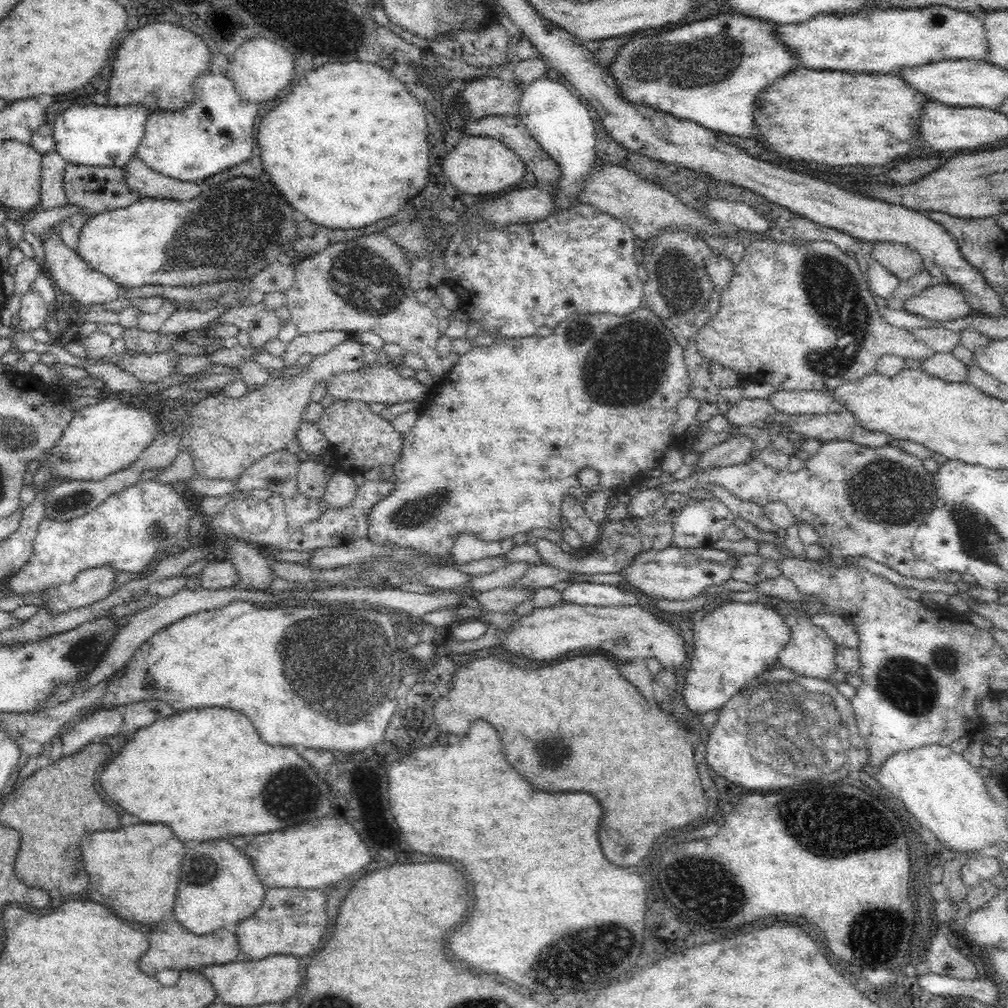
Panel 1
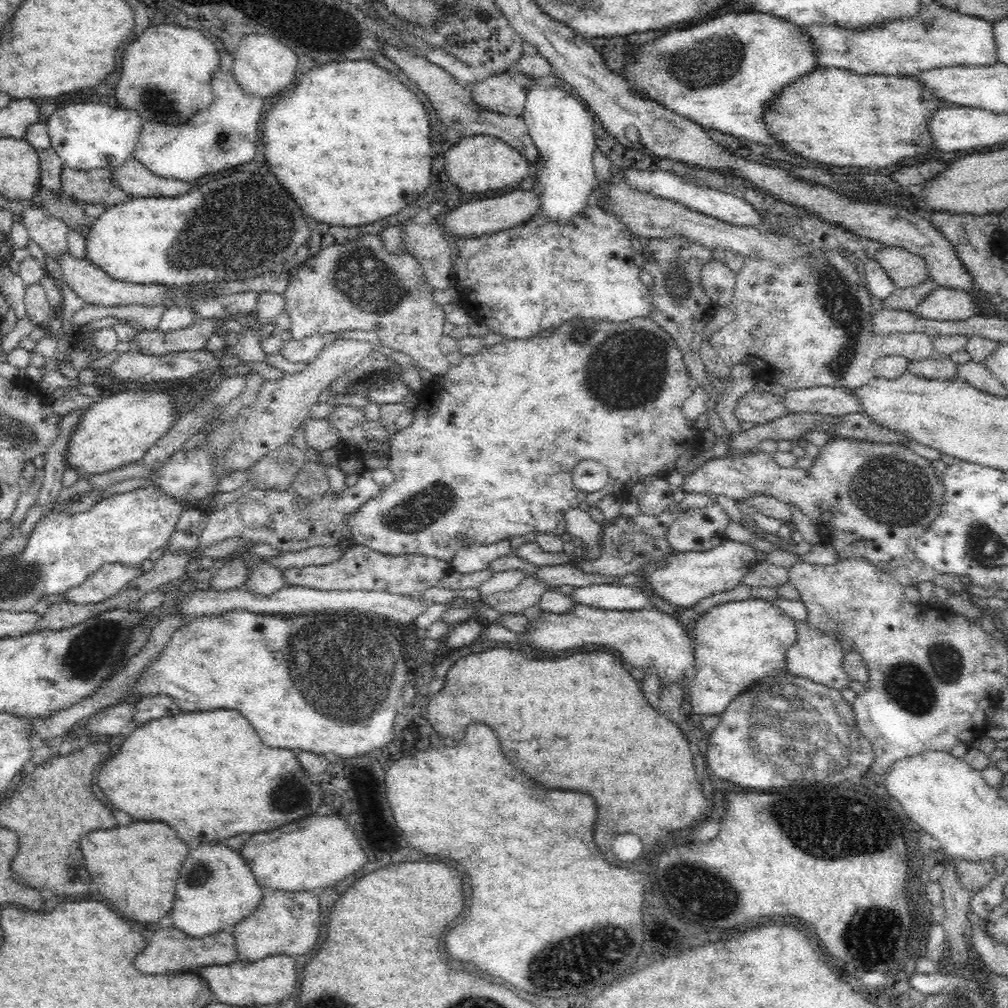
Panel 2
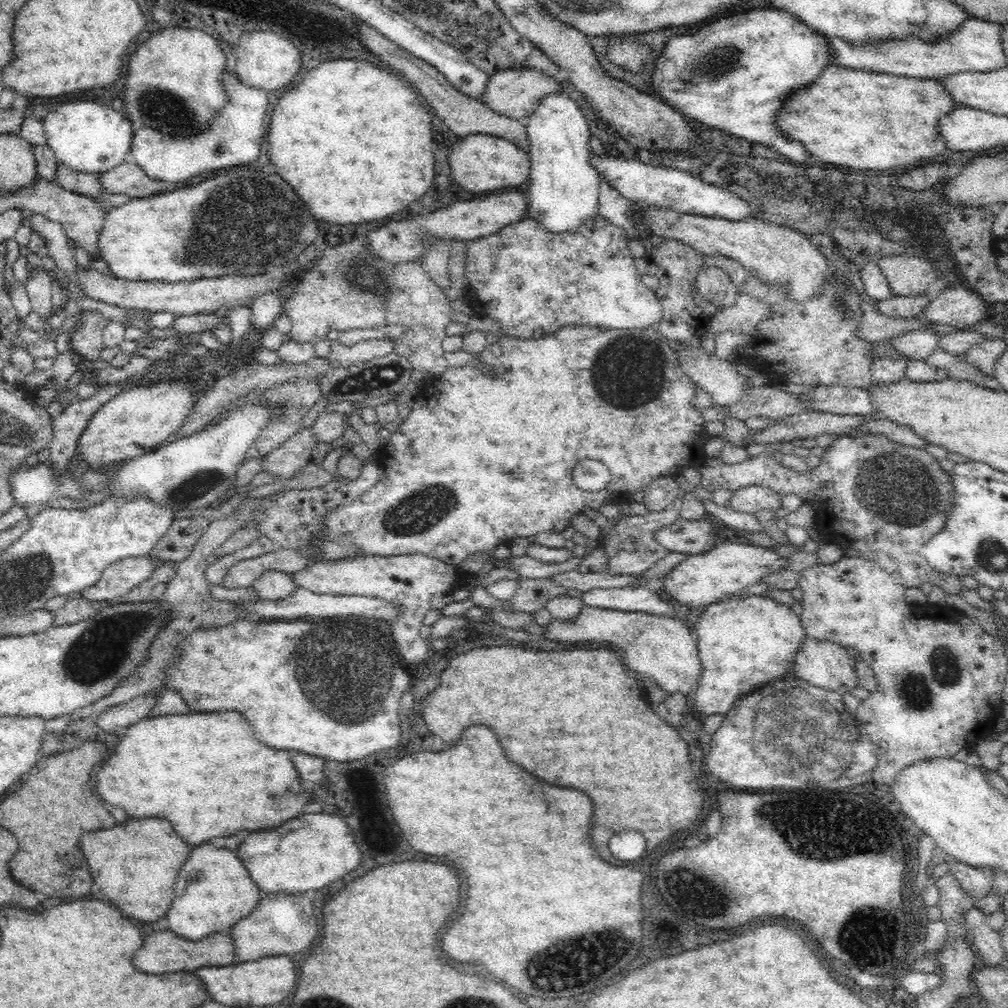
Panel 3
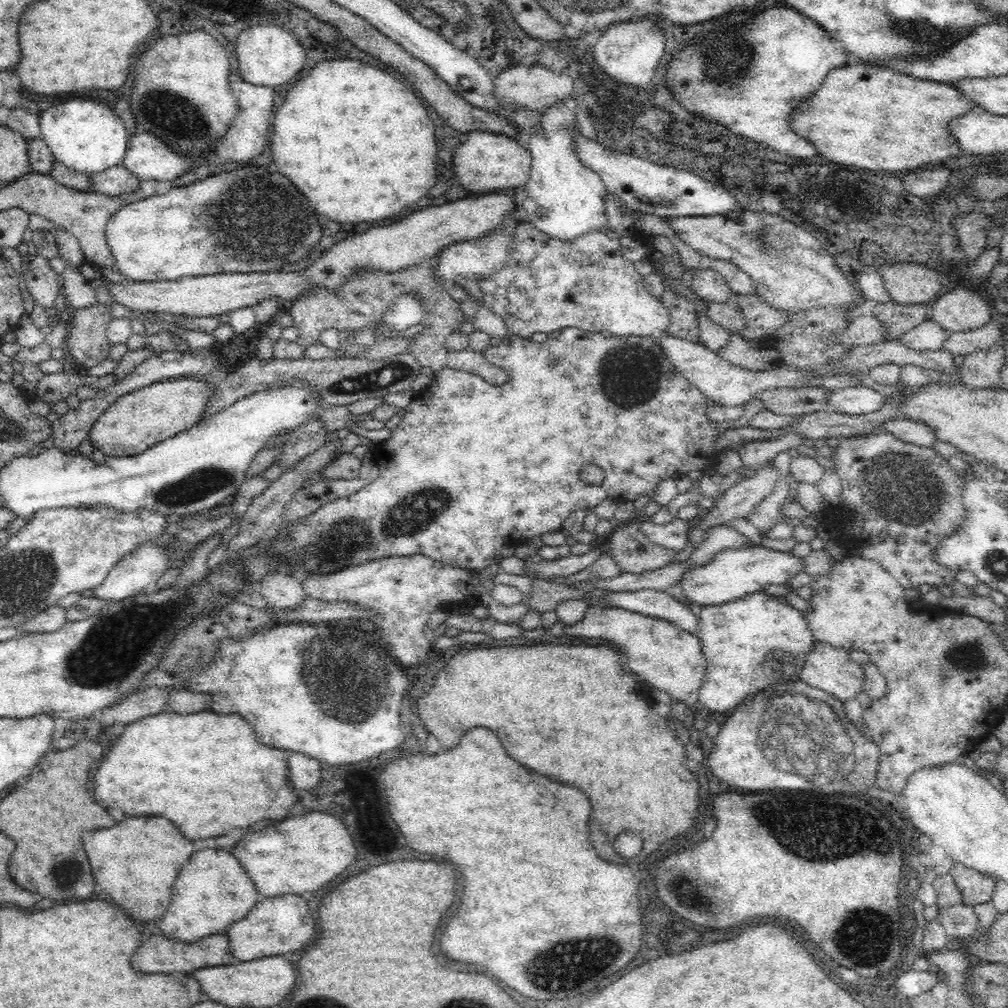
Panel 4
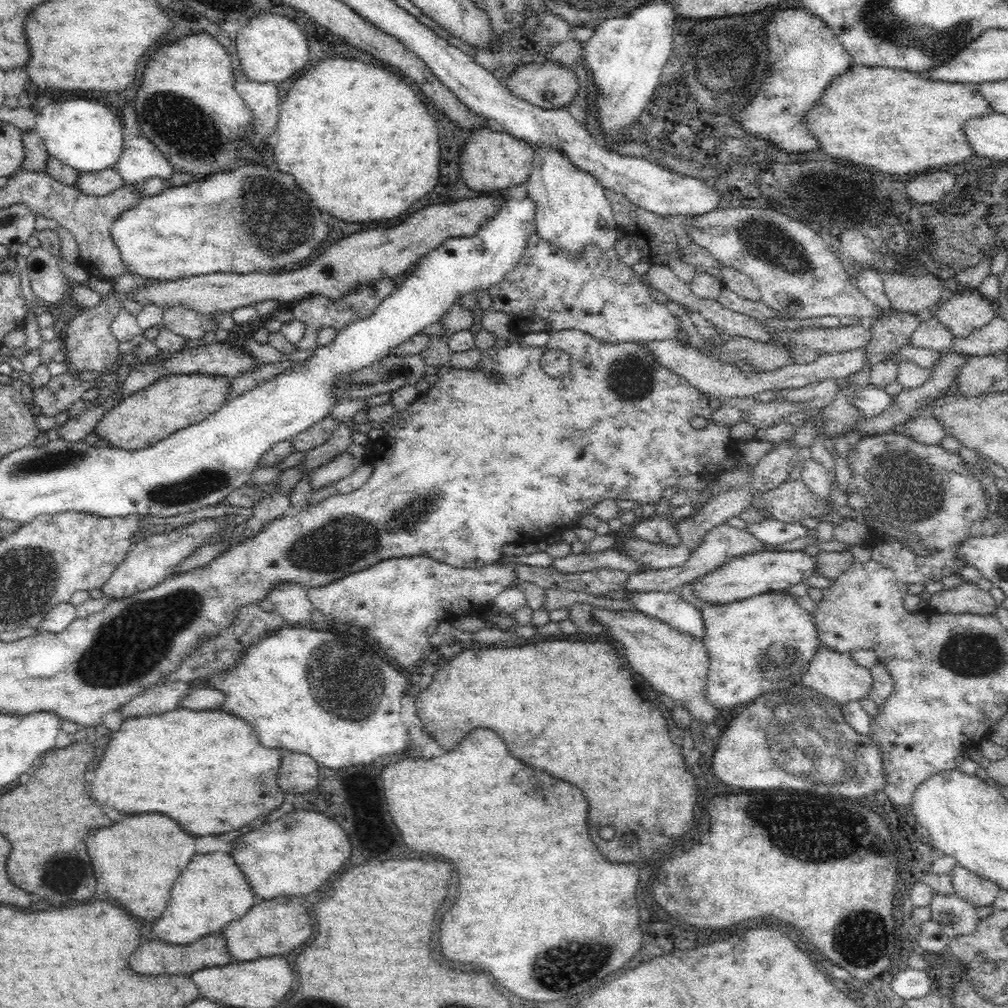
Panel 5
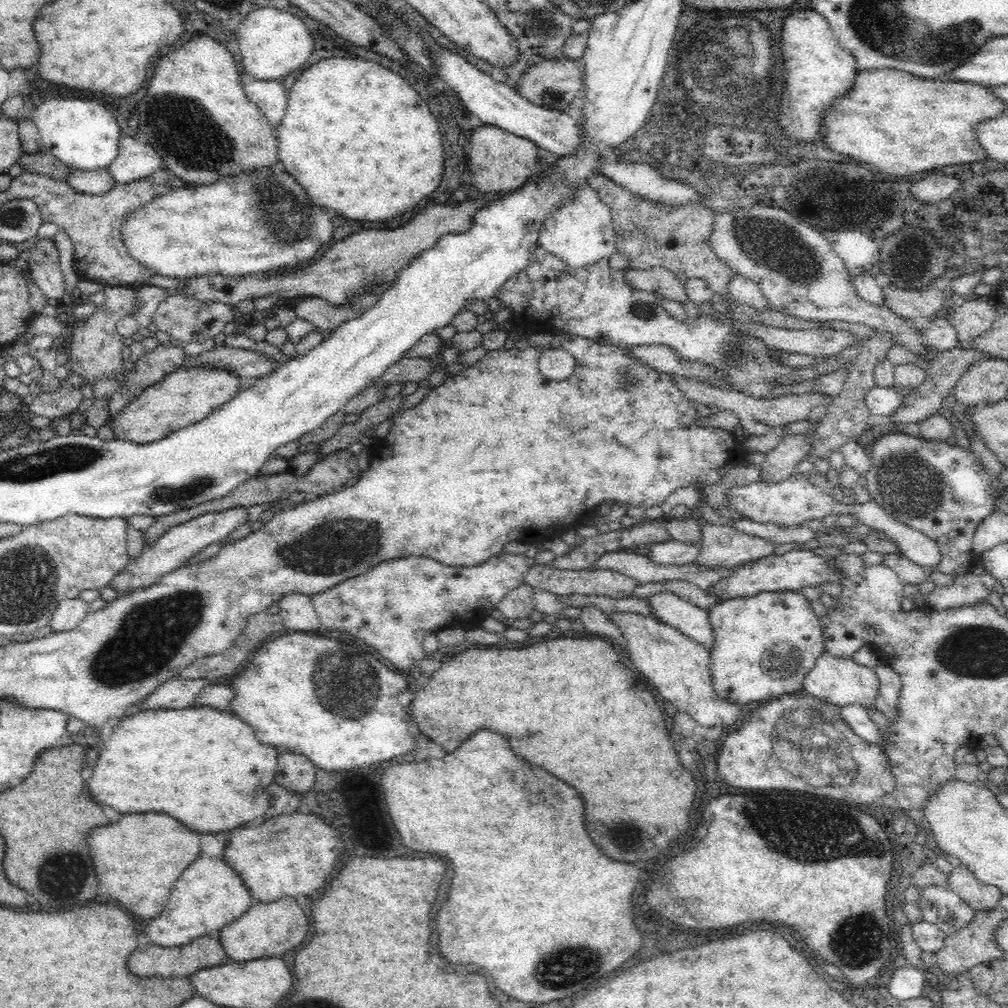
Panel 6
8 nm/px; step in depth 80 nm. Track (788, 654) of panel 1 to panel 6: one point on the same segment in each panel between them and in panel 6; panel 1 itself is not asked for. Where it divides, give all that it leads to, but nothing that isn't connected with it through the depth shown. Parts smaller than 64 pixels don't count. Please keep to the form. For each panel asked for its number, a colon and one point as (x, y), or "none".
2: (819, 657)
3: (826, 665)
4: (831, 670)
5: (836, 676)
6: (841, 681)

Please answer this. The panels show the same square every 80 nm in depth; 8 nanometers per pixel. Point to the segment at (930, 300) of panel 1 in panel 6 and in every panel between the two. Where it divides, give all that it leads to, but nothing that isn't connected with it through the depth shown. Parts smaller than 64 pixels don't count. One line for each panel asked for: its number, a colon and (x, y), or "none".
2: (946, 304)
3: (961, 307)
4: (961, 310)
5: (966, 312)
6: (971, 318)

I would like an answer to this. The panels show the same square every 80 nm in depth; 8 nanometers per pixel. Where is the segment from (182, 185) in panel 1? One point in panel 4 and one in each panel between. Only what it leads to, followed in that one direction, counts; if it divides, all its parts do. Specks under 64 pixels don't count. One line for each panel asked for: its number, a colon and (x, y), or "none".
2: (134, 179)
3: (127, 178)
4: (114, 181)

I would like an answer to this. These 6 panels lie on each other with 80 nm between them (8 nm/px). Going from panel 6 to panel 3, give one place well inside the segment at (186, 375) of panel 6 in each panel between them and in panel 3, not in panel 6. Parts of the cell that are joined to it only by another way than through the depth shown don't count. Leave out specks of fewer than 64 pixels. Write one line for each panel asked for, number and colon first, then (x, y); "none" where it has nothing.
3: (139, 419)
4: (142, 418)
5: (173, 402)

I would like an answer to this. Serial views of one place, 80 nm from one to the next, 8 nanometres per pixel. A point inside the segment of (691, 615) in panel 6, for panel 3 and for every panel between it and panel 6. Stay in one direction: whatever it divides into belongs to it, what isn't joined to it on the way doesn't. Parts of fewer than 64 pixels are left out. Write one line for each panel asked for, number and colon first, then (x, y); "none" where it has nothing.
3: (640, 598)
4: (660, 604)
5: (669, 607)

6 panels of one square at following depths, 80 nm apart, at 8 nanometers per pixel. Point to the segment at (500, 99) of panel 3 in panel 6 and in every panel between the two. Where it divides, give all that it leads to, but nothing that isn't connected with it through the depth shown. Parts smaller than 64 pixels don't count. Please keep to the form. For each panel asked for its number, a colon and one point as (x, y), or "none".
4: (534, 86)
5: (549, 85)
6: (552, 83)

